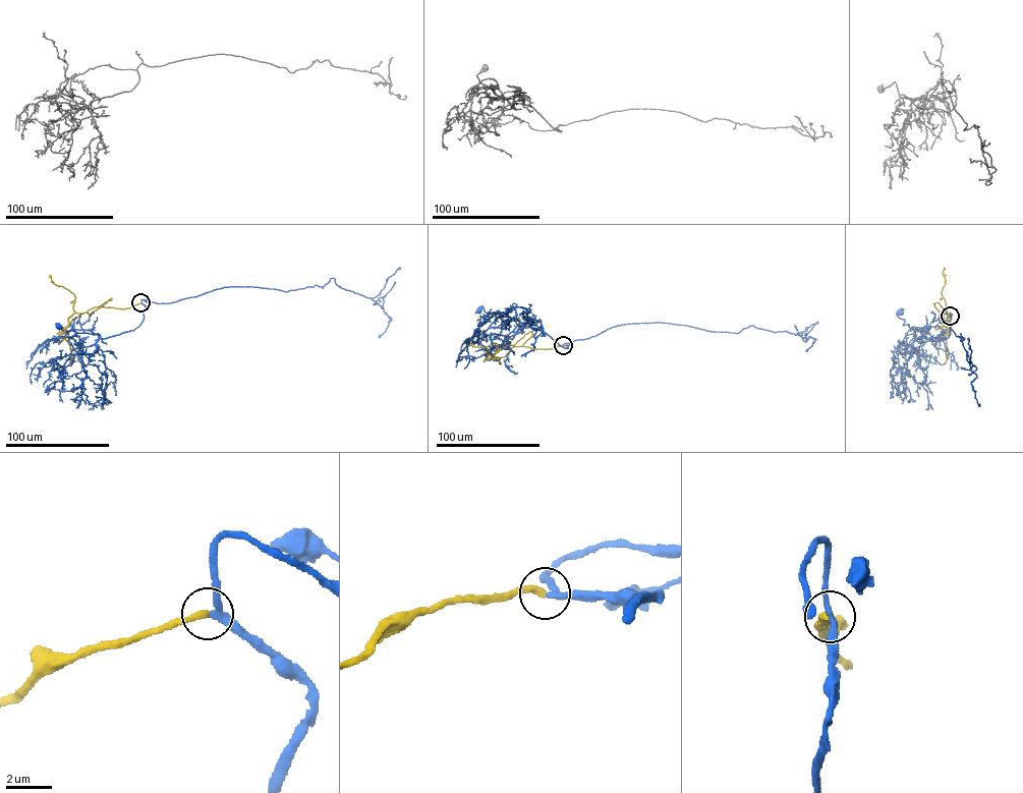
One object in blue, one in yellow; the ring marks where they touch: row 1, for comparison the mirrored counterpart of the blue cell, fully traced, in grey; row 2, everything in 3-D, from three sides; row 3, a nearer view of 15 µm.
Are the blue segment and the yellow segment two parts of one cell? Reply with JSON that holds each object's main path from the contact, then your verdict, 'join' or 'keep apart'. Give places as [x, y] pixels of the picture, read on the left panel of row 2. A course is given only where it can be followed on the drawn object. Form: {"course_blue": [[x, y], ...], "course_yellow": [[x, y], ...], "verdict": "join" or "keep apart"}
{"course_blue": [[140, 303], [143, 322], [119, 334], [75, 335], [59, 326]], "course_yellow": [[140, 303], [125, 308], [101, 306], [111, 298], [90, 314], [73, 319], [63, 329], [71, 352], [70, 365]], "verdict": "join"}

